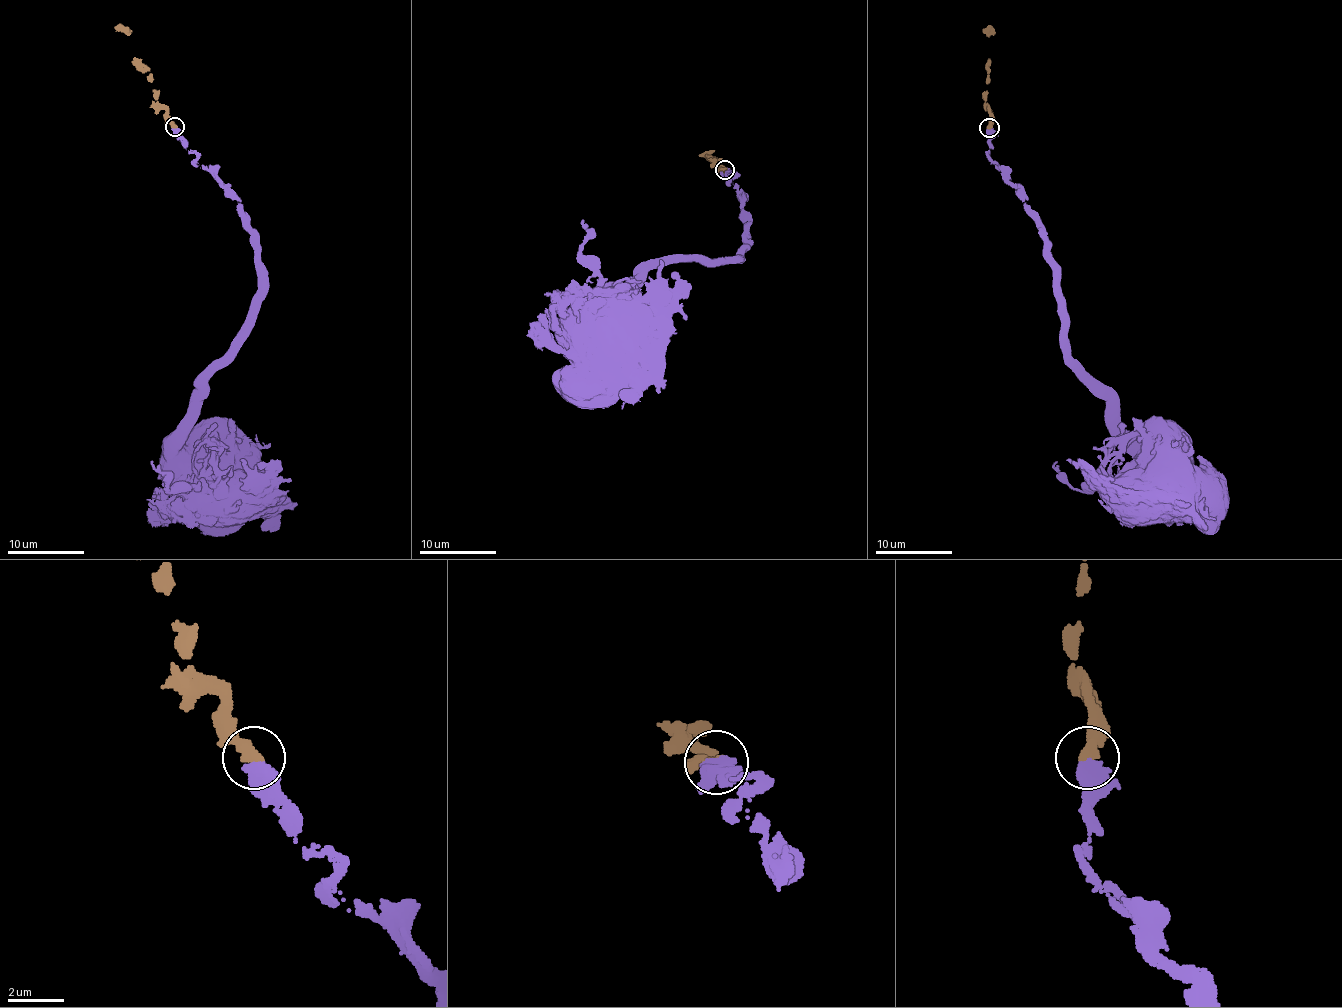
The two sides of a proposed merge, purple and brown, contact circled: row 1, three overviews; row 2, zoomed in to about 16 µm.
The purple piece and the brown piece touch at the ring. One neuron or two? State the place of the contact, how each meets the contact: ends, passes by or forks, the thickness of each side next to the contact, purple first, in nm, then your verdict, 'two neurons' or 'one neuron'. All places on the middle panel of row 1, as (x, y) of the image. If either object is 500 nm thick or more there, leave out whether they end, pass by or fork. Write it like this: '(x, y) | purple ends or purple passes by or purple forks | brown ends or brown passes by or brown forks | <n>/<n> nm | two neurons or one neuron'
(724, 169) | 600/440 nm | one neuron

